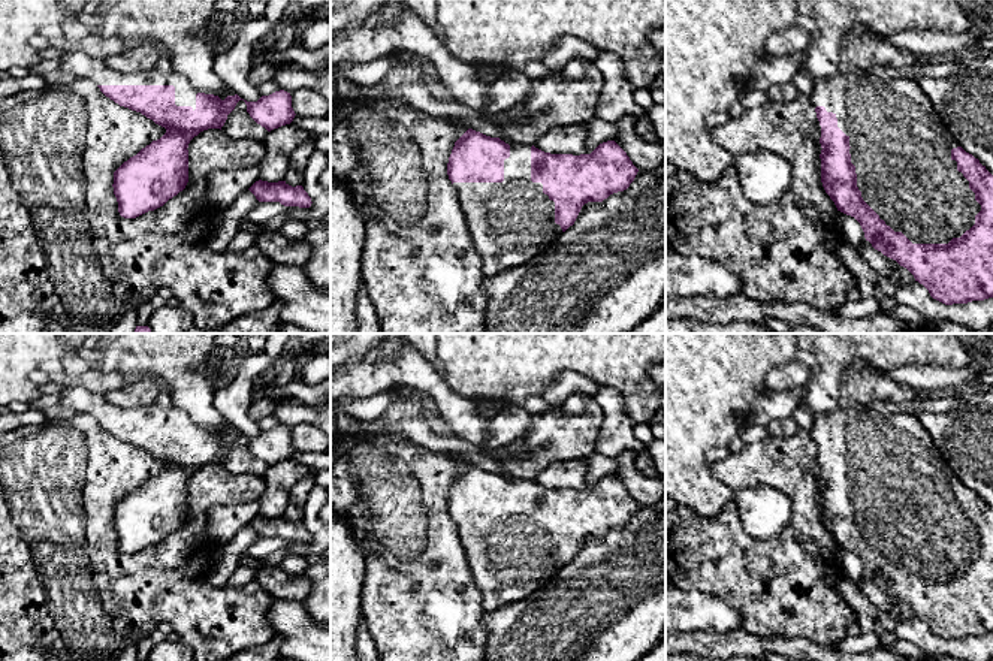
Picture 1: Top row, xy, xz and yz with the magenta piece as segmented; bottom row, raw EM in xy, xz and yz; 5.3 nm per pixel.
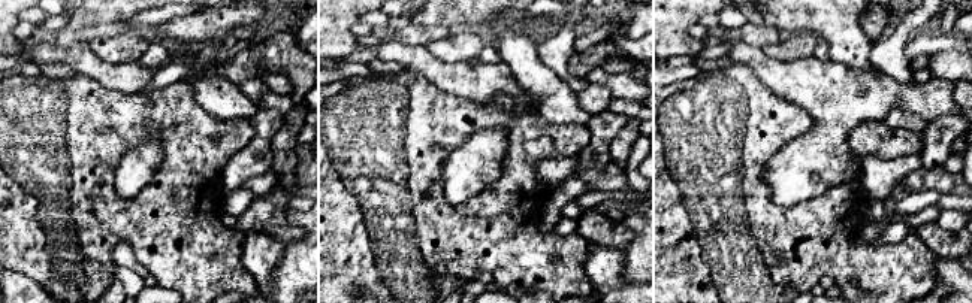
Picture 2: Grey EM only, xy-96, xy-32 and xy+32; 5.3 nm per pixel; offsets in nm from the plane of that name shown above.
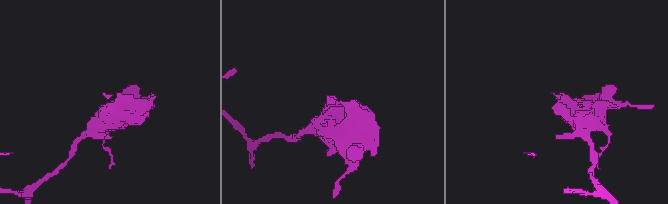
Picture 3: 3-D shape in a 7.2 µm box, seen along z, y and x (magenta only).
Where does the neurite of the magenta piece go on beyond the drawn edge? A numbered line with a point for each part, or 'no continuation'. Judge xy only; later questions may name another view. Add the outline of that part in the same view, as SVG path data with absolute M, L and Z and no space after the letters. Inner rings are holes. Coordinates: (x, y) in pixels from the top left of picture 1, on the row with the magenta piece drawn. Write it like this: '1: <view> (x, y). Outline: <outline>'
1: xy (78, 63). Outline: M66 51L61 54L61 70L85 78L96 85L173 85L175 105L196 109L197 90L181 73L163 73L157 69L139 73L121 73L112 70L103 60L91 58L81 51Z

